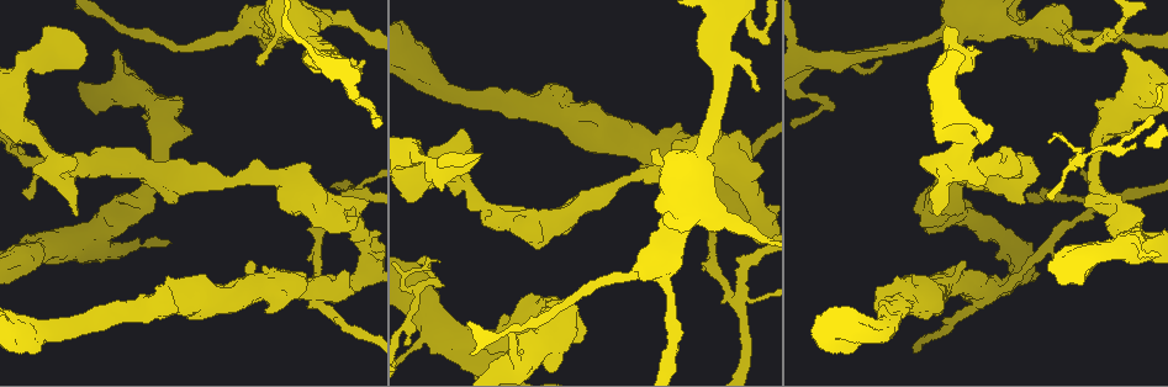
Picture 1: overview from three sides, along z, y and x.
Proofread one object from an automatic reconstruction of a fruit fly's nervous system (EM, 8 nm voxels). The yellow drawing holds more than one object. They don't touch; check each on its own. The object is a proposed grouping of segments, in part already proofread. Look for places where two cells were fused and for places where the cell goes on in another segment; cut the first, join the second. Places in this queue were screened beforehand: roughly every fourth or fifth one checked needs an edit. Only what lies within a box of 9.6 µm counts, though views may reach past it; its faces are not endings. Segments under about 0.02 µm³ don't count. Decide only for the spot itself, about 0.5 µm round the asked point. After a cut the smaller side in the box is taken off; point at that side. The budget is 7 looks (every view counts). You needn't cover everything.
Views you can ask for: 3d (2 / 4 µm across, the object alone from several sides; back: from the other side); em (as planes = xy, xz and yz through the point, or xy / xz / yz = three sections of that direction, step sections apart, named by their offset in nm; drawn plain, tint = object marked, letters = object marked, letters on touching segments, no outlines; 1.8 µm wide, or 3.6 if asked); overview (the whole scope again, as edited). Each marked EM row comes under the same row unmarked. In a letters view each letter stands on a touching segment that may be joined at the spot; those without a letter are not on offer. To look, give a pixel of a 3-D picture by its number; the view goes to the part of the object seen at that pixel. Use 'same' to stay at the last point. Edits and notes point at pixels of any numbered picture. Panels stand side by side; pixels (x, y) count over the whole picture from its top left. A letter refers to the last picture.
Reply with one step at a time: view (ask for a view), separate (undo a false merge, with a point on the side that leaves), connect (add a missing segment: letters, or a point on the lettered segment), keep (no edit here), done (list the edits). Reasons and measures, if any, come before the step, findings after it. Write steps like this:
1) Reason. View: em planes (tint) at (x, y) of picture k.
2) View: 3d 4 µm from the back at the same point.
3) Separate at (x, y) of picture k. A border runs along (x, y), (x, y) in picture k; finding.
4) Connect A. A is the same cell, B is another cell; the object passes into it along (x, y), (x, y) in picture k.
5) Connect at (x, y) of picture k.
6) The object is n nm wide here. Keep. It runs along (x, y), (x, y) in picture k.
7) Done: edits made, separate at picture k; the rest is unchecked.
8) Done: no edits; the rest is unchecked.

Calibre changes. View: em 3.6 µm planes (letters) at (517, 362) of picture 1.

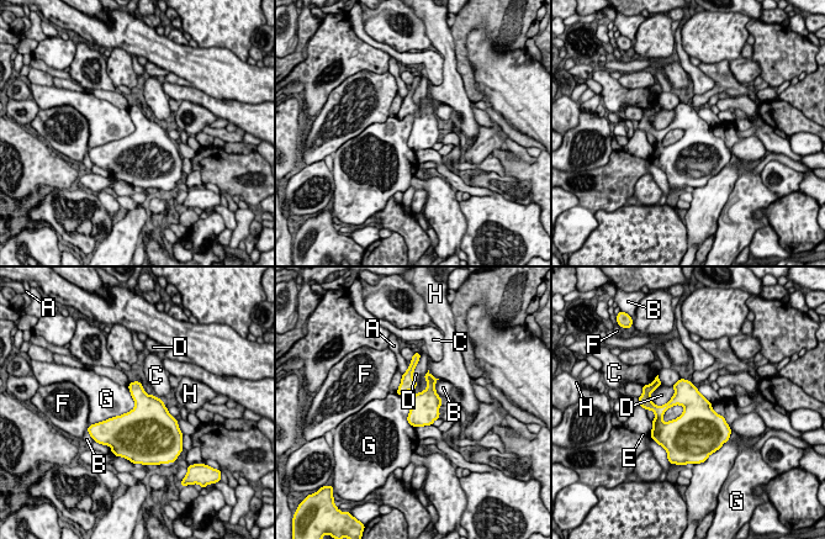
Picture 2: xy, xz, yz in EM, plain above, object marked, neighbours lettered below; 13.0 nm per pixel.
Keep. A, B, C, D, E, F, G and H are other cells; a border runs along (427, 385), (412, 399), (414, 427) in picture 2; all the same cell.

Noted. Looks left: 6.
Abrupt turn. View: em 3.6 µm planes (tint) at (997, 287) of picture 1.

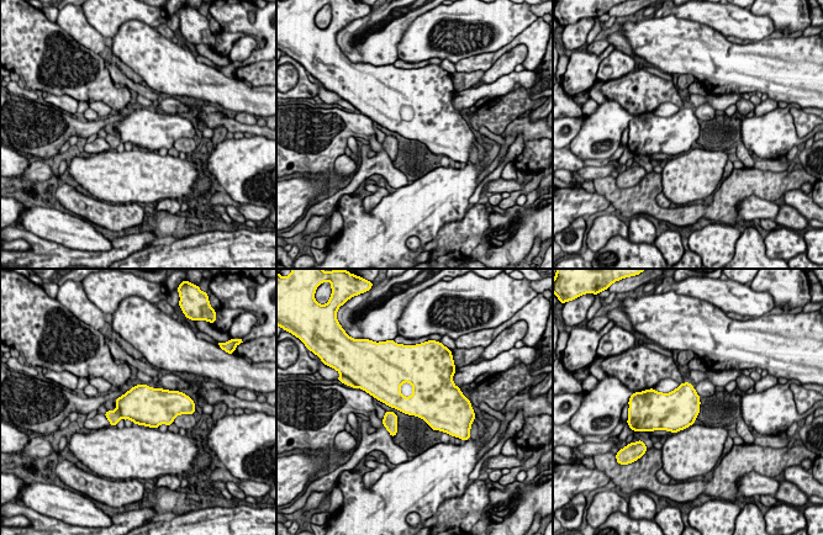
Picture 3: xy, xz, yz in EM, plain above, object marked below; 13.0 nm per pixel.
What lies round it. View: em 3.6 µm planes (letters) at the same point.

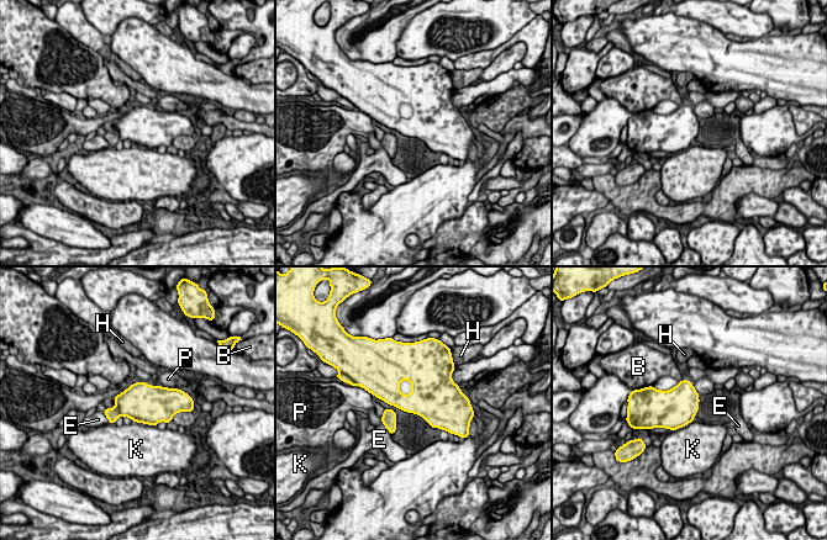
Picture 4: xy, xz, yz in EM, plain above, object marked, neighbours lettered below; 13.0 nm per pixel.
The object is 440 nm wide here. Separate at (111, 413) of picture 4. B, E, H, K and P are other cells; a border runs along (114, 408), (120, 414) in picture 4; two cells meet here.

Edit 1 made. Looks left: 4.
View: overview.

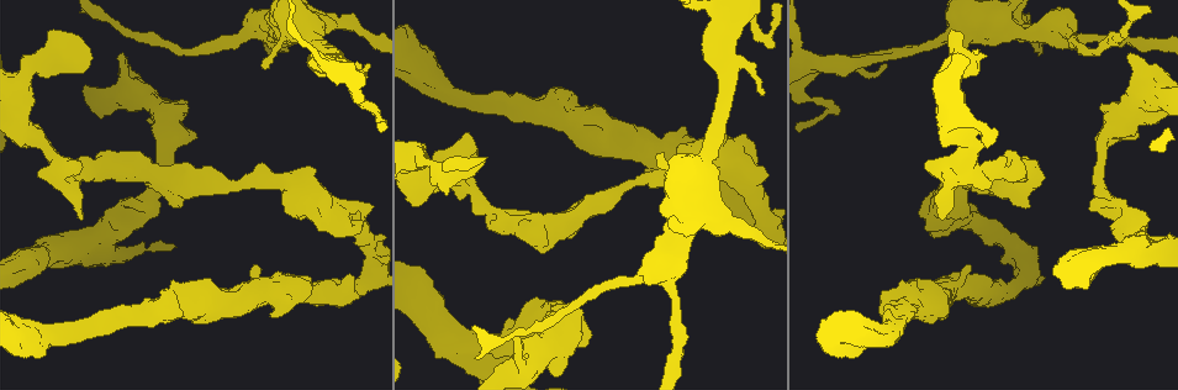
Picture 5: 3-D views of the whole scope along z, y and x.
Thick end. View: em planes (letters) at (272, 315) of picture 5.

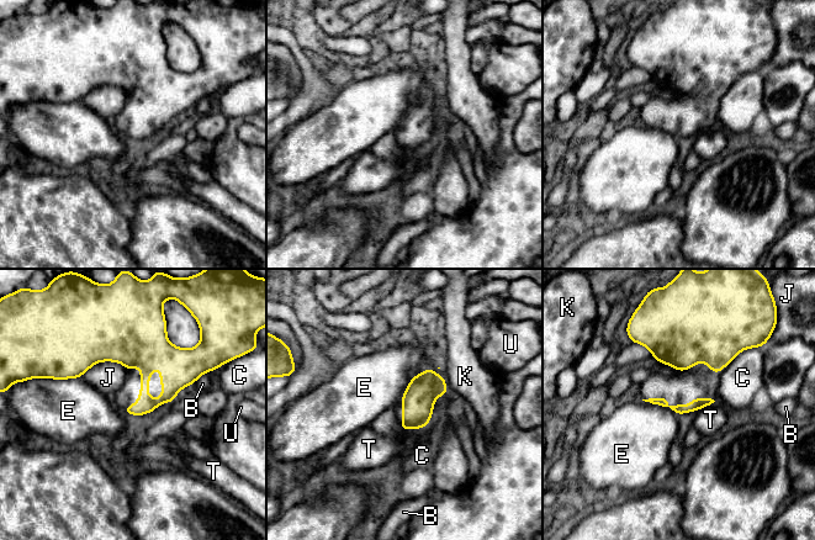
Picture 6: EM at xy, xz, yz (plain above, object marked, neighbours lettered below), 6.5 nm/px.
The longest contact is with J, 320 nm. Keep. B, C, E, J, K, T and U are other cells; it runs along (655, 401), (673, 408), (708, 401) in picture 6; no lettered segment goes on from it.

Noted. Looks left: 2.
Done: edits made, separate at picture 4; the rest is unchecked.

